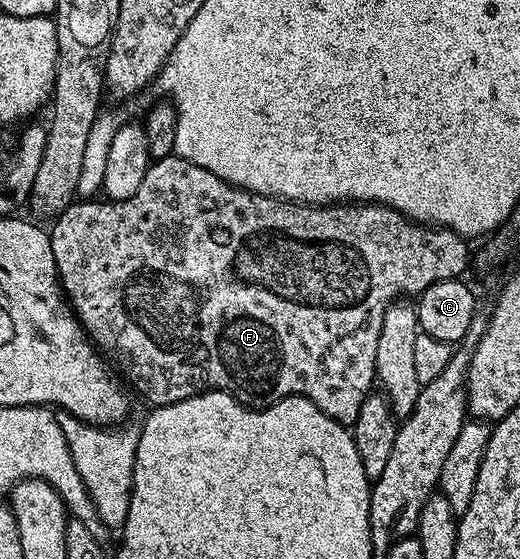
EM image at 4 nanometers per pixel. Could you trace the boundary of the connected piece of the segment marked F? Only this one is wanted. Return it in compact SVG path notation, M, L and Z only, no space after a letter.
M178 156L154 159L145 172L145 180L141 180L141 188L137 188L129 200L99 201L76 200L57 215L53 222L55 227L49 230L53 260L64 295L87 337L114 363L118 373L130 383L133 390L135 385L136 392L151 401L152 407L168 406L170 402L180 402L208 390L232 394L241 405L248 408L272 406L282 398L298 396L317 404L325 416L337 420L342 426L354 427L357 414L361 412L361 404L365 404L377 382L377 342L385 310L400 296L418 296L433 283L458 279L467 270L468 239L445 226L420 224L406 218L392 206L304 204L272 198L270 194L255 194L221 180L213 176L213 172Z

